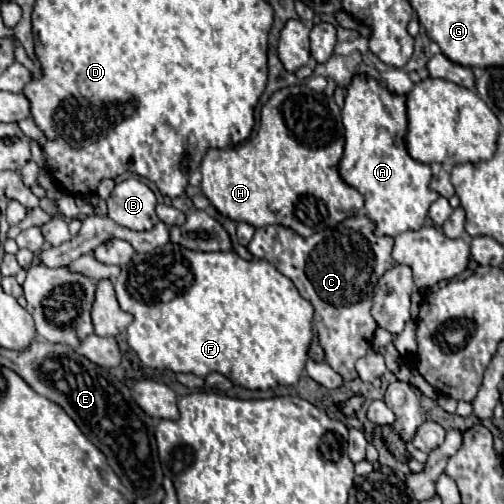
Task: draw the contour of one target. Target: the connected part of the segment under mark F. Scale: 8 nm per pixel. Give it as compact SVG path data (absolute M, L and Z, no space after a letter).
M166 243L152 253L136 253L132 261L122 267L114 289L120 307L134 315L128 327L128 345L146 367L194 373L198 377L222 373L246 389L262 391L276 385L294 385L304 371L312 341L314 307L302 299L294 283L266 259L244 261L234 251L204 253Z

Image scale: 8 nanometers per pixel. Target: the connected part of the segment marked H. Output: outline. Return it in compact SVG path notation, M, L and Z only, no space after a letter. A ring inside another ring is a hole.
M294 85L294 87L284 87L280 89L278 93L274 93L268 103L262 107L262 121L260 121L260 131L256 133L254 139L248 139L246 143L242 143L240 147L232 147L232 149L210 149L200 165L200 171L202 171L202 193L208 197L208 201L218 209L220 215L224 217L230 217L234 221L244 221L252 227L264 227L264 225L284 225L284 227L290 227L294 229L298 235L302 237L310 237L318 227L330 227L330 225L336 225L340 221L344 221L346 217L352 217L356 215L360 209L364 209L364 197L354 189L350 187L342 177L340 177L340 171L338 171L338 165L340 165L340 159L342 159L342 151L344 151L344 125L342 125L342 117L340 117L340 107L334 103L332 97L326 97L324 93L318 93L318 91L312 91L310 87L306 85Z

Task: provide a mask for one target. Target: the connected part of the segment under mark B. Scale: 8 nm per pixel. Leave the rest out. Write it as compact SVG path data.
M136 179L118 183L108 197L108 217L122 227L134 231L148 231L158 223L156 217L156 195L152 189Z

